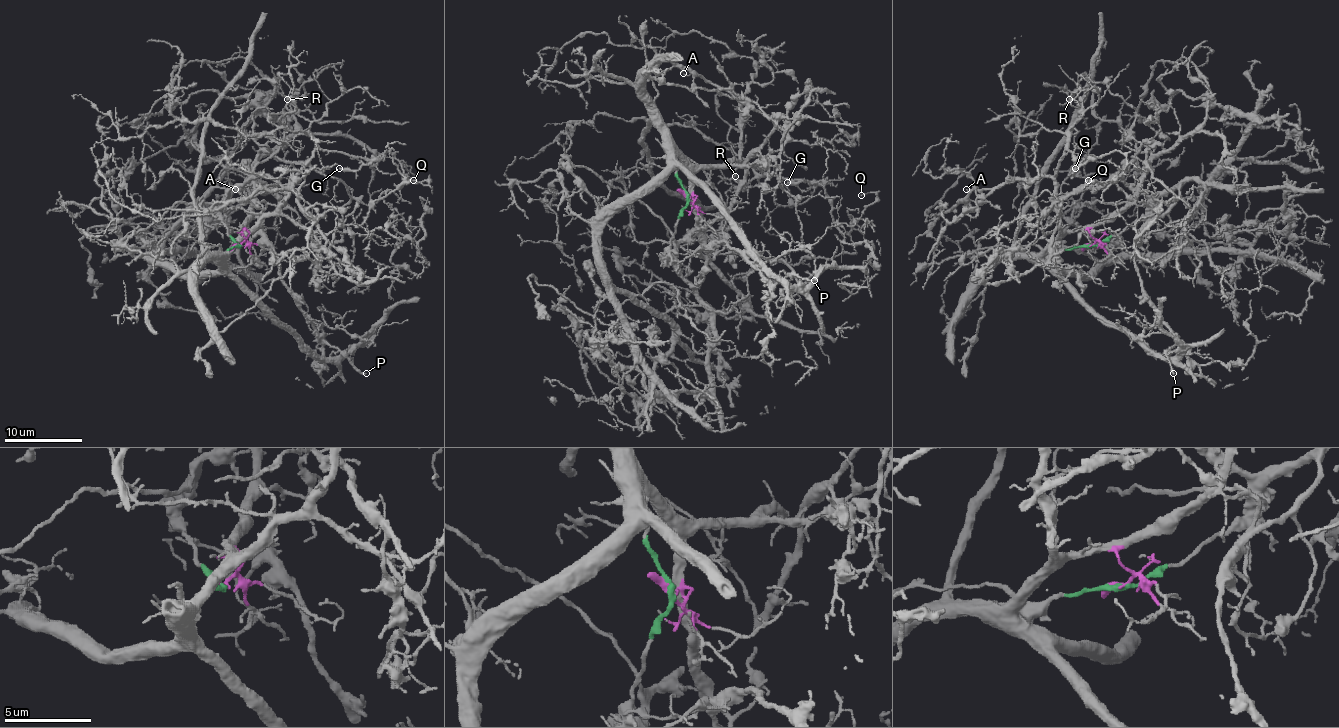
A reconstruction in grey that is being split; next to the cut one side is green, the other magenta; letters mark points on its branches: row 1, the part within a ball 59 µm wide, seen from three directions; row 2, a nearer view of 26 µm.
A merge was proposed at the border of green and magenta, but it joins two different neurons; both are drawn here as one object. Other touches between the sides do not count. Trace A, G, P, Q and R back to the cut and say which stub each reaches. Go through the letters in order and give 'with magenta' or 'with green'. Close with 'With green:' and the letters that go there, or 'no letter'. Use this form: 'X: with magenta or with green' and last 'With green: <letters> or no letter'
A: with magenta
G: with magenta
P: with green
Q: with magenta
R: with magenta
With green: P

